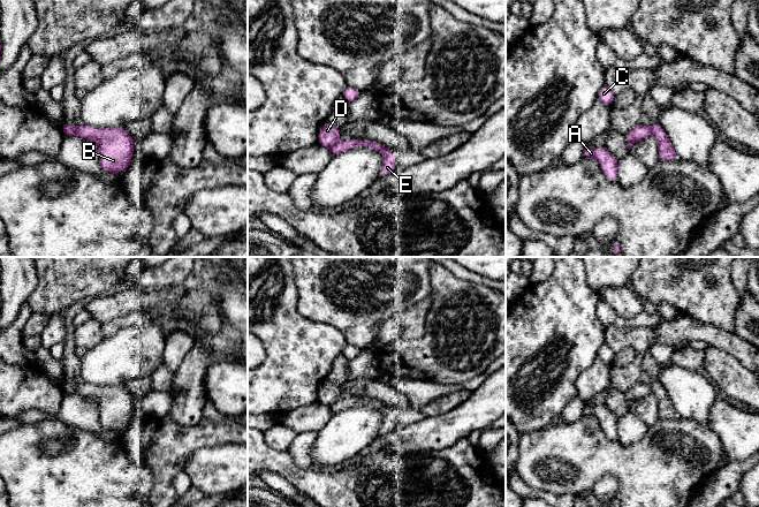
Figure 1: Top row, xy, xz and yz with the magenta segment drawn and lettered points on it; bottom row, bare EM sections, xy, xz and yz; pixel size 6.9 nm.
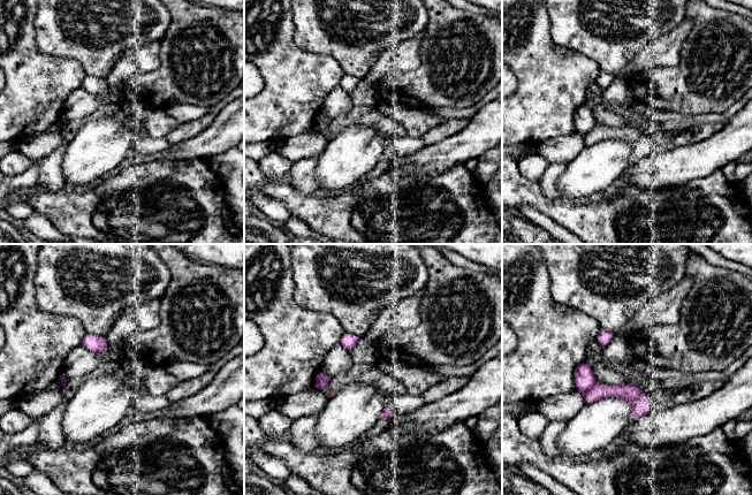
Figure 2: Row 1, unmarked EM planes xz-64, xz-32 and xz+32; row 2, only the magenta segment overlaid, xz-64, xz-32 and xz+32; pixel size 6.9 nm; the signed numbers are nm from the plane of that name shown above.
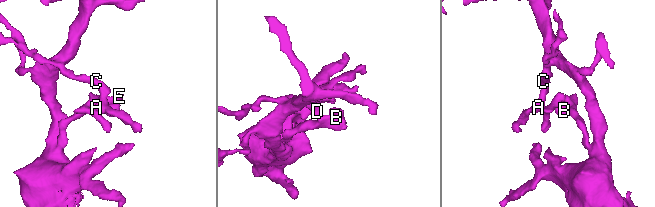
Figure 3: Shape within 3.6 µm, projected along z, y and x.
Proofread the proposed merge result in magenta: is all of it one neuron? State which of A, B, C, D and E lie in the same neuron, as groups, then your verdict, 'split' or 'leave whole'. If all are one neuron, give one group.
A C D / B E | split

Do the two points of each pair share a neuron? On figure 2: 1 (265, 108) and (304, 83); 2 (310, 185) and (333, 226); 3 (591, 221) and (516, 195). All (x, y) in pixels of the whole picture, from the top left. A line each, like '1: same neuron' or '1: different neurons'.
1: same neuron
2: different neurons
3: same neuron

